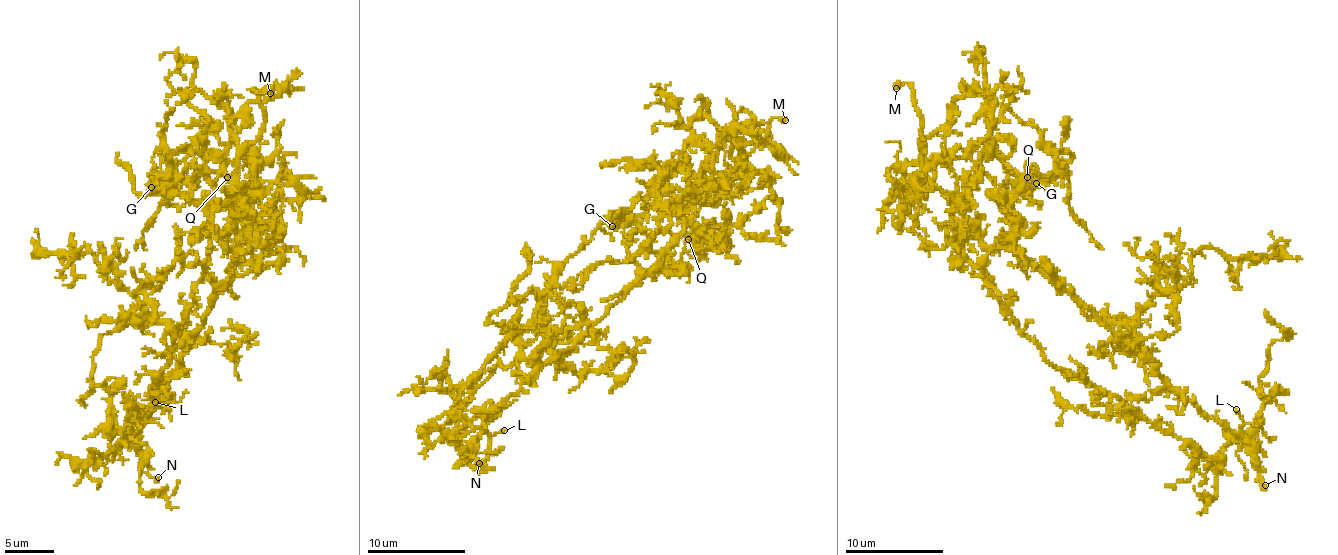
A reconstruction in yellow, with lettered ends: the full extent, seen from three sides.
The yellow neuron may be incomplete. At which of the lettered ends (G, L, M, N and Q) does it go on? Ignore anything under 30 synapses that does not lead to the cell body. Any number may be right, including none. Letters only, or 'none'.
L, M

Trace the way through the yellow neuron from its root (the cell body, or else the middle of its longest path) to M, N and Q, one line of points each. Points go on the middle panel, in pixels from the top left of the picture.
M: (683, 228), (682, 198), (698, 182), (704, 164), (722, 141), (767, 143), (772, 120), (785, 120)
N: (683, 228), (678, 243), (615, 301), (608, 314), (524, 380), (508, 398), (467, 450), (479, 463)
Q: (683, 228), (684, 195), (729, 139), (741, 172), (709, 203), (668, 211), (631, 257), (680, 262), (688, 239)

